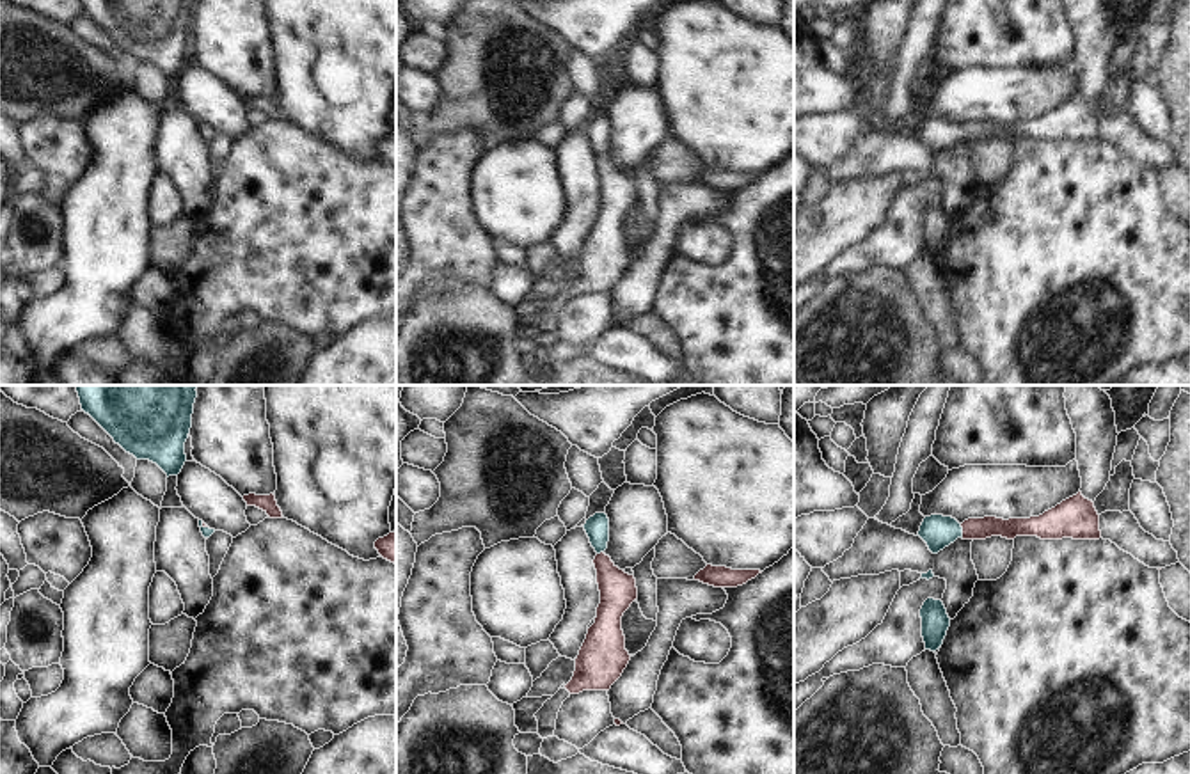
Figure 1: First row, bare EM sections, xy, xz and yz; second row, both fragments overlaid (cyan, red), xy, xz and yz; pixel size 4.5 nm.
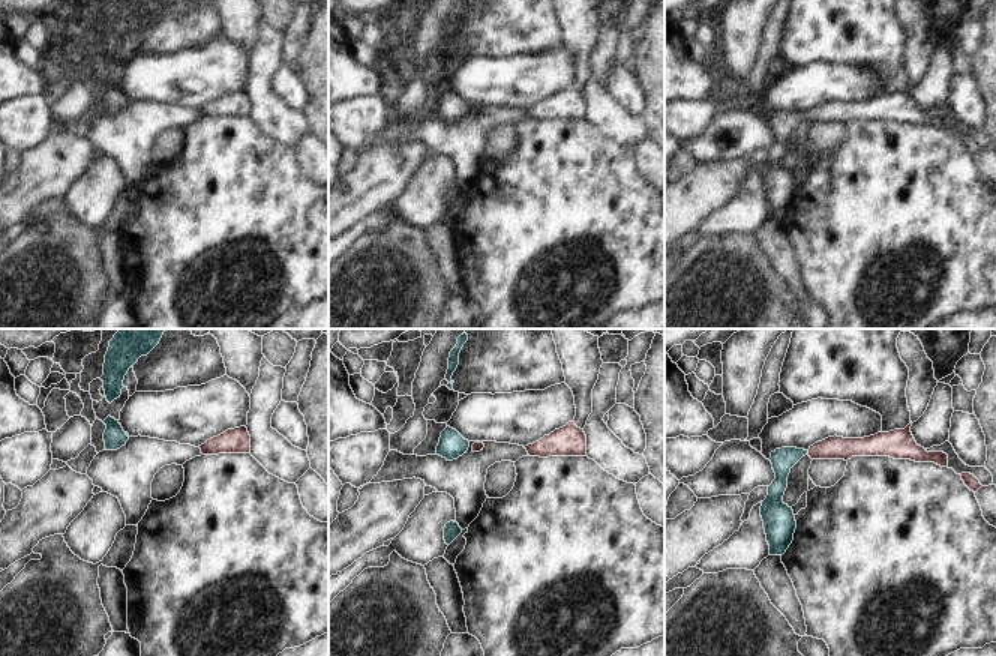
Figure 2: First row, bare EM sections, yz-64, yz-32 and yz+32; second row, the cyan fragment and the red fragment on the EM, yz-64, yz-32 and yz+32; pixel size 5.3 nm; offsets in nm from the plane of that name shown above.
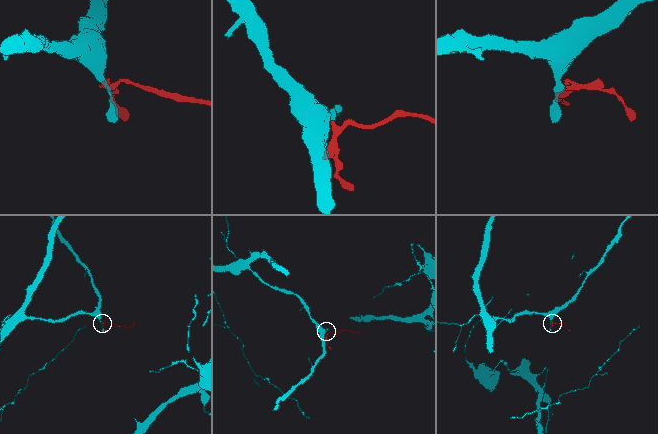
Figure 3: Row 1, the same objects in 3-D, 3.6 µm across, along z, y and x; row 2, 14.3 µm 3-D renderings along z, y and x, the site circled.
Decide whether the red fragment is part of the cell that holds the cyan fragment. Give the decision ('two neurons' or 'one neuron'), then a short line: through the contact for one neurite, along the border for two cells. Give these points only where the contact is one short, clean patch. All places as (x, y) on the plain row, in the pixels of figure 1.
one neuron | yz (938, 134), (961, 134), (984, 130)

